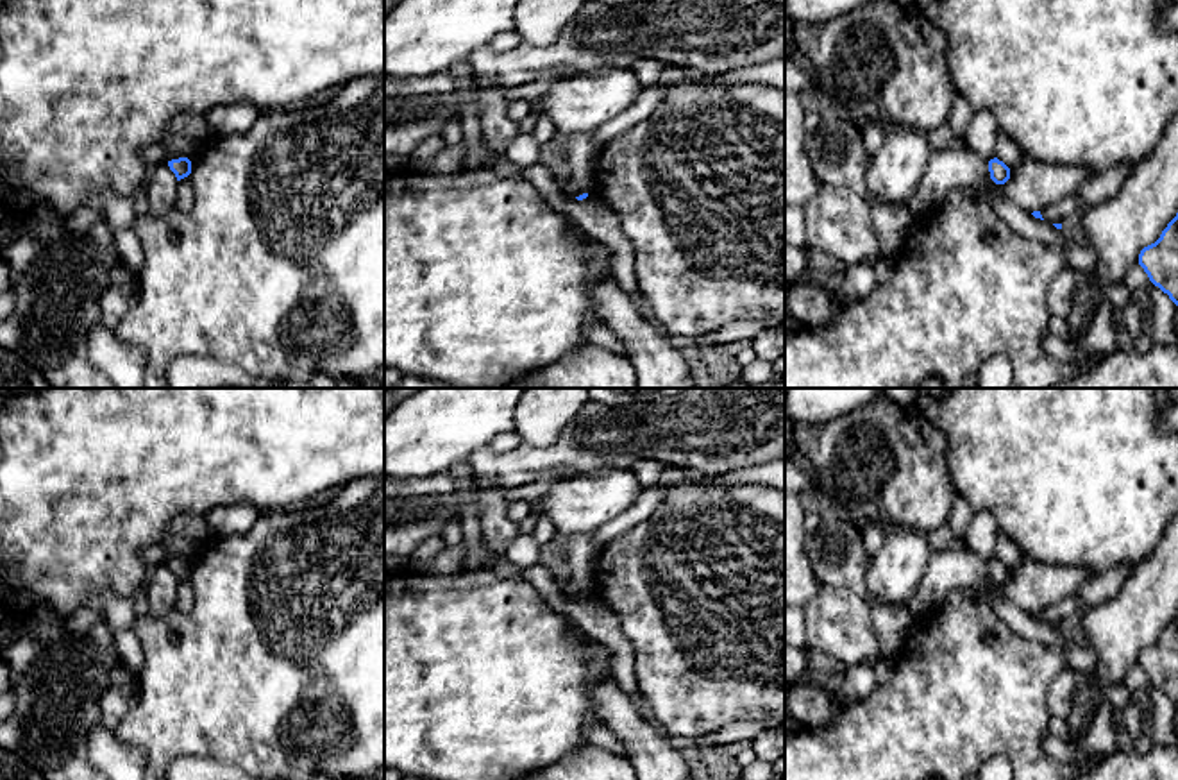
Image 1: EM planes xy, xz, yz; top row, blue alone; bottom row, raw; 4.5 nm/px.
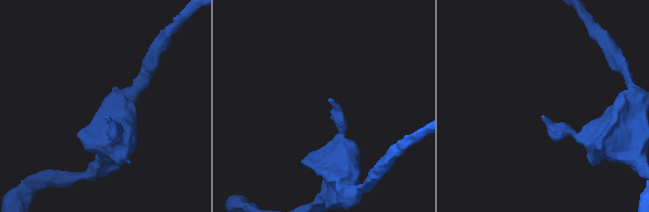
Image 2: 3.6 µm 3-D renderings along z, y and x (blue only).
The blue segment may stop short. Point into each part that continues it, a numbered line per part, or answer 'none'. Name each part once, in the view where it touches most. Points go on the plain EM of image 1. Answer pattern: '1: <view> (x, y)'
none

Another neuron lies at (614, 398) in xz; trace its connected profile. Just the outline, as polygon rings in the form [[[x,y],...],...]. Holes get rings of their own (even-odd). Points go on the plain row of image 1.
[[[588,388],[590,401],[604,406],[636,406],[658,399],[670,399],[688,388]]]

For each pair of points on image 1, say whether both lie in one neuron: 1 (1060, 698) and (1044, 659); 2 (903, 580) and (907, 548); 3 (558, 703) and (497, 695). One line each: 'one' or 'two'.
1: two
2: one
3: one

